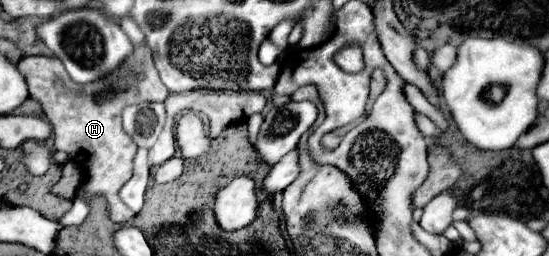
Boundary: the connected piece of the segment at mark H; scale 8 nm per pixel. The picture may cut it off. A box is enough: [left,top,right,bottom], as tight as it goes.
[17,42,165,227]

